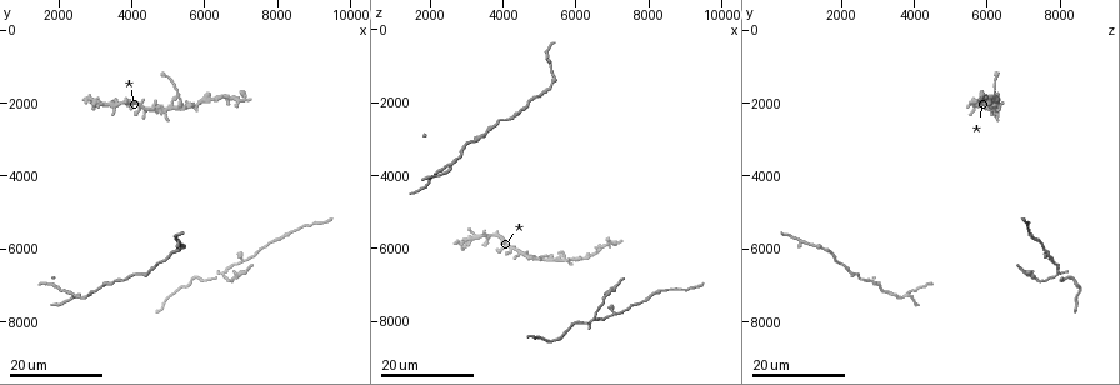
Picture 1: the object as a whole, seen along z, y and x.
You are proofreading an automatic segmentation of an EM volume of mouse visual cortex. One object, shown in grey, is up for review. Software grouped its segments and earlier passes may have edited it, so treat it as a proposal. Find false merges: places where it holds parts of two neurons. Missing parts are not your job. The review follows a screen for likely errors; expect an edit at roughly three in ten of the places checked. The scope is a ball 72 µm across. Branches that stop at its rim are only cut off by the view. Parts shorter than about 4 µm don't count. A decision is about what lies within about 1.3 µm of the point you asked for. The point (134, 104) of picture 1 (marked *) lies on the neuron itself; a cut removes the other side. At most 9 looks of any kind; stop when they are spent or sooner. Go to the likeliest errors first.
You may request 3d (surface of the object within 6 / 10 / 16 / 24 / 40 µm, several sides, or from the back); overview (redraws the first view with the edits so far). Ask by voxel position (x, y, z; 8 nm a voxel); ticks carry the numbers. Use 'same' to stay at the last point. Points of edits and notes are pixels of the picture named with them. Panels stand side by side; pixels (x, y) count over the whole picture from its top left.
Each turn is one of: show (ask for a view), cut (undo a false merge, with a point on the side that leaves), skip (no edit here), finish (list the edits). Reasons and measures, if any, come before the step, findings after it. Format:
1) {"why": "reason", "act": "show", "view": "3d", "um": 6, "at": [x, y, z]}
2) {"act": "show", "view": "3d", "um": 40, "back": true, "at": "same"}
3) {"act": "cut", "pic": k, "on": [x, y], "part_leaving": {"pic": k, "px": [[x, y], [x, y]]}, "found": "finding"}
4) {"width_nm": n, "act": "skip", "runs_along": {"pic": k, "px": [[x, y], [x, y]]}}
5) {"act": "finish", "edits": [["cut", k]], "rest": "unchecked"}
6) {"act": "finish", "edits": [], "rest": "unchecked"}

{"why": "three arms meet", "act": "show", "view": "3d", "um": 24, "at": [2600, 7300, 3800]}

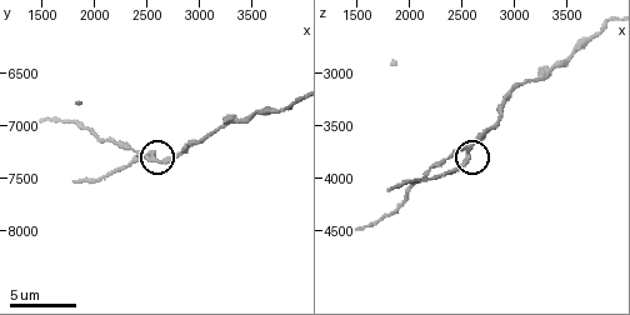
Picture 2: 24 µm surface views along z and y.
{"act": "show", "view": "3d", "um": 6, "at": [2560, 7260, 3720]}

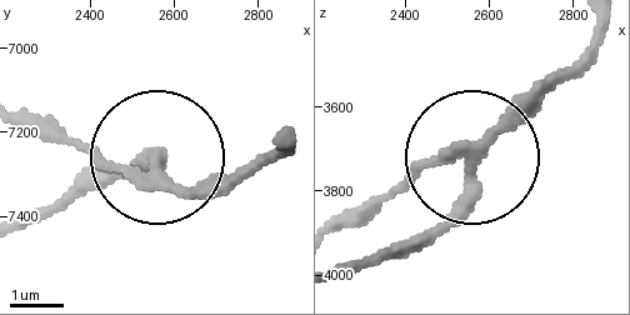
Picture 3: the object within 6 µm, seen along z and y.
{"width_nm": 230, "act": "cut", "pic": 3, "on": [84, 148], "part_leaving": {"pic": 3, "px": [[144, 185], [26, 131]]}, "found": "two neurons meet here"}

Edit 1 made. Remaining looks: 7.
{"why": "branch point", "act": "show", "view": "3d", "um": 24, "at": [6500, 6600, 7900]}

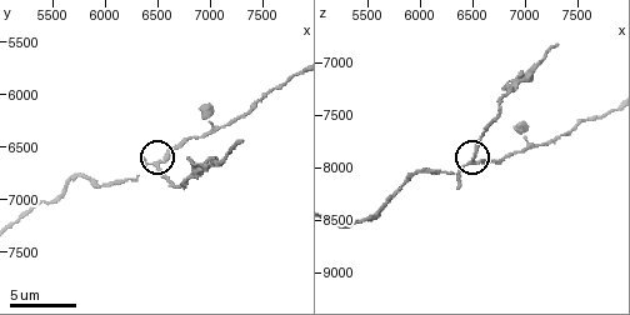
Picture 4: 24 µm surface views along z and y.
{"why": "closer look", "act": "show", "view": "3d", "um": 10, "at": [6480, 6680, 7940]}

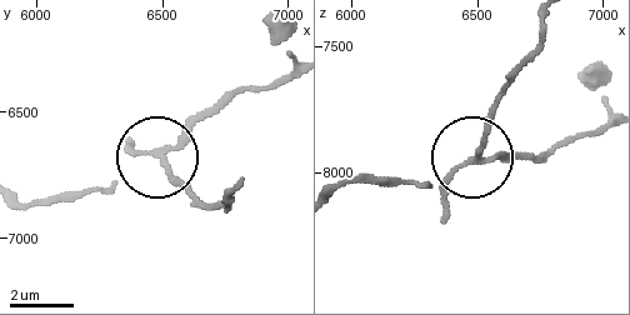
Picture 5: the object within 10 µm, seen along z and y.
{"side_arm_um": 13, "act": "cut", "pic": 5, "on": [170, 180], "part_leaving": {"pic": 5, "px": [[171, 150], [169, 171], [201, 204], [228, 206], [231, 199]]}, "found": "two neurons meet here"}

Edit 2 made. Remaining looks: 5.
{"why": "arms part here", "act": "show", "view": "3d", "um": 16, "at": [3600, 2200, 5600]}

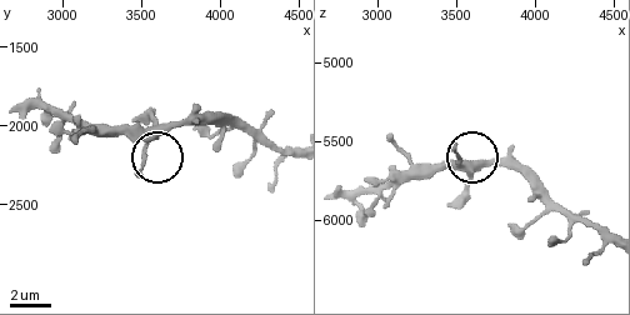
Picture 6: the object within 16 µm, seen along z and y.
{"act": "show", "view": "3d", "um": 6, "at": [3520, 2140, 5640]}

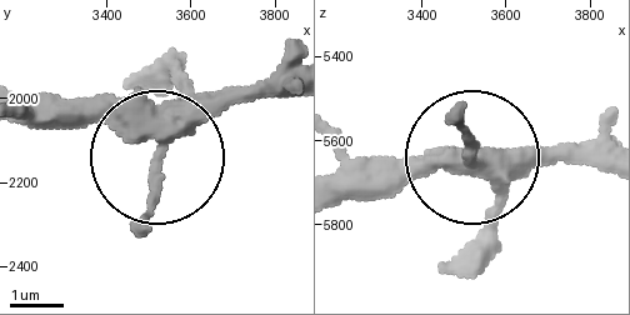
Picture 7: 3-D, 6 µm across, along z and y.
{"side_arm_um": 7, "act": "skip", "runs_along": {"pic": 7, "px": [[598, 166], [346, 166]]}, "found": "continuous, no second neuron"}

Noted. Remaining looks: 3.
{"why": "four-way junction", "act": "show", "view": "3d", "um": 16, "at": [4300, 2100, 6000]}

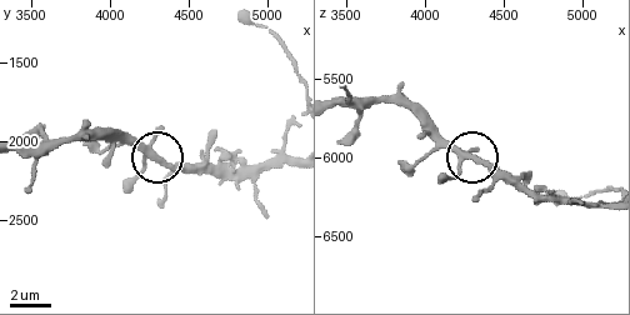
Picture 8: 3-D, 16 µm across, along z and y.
{"why": "closer look", "act": "show", "view": "3d", "um": 10, "at": [4240, 2120, 6040]}

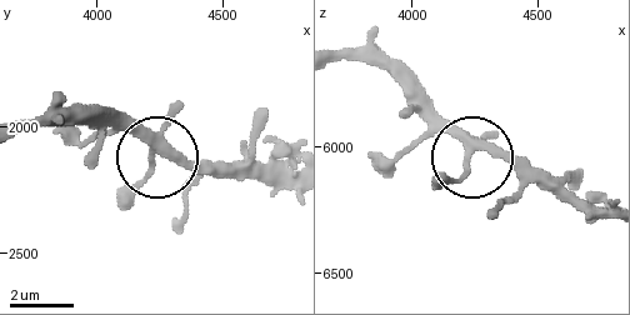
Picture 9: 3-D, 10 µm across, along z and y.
{"width_nm": 260, "act": "skip", "runs_along": {"pic": 9, "px": [[433, 118], [468, 159], [458, 180], [441, 178]]}, "found": "all the same neuron"}

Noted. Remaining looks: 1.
{"act": "finish", "edits": [["cut", 3], ["cut", 5]], "rest": "unchecked"}

